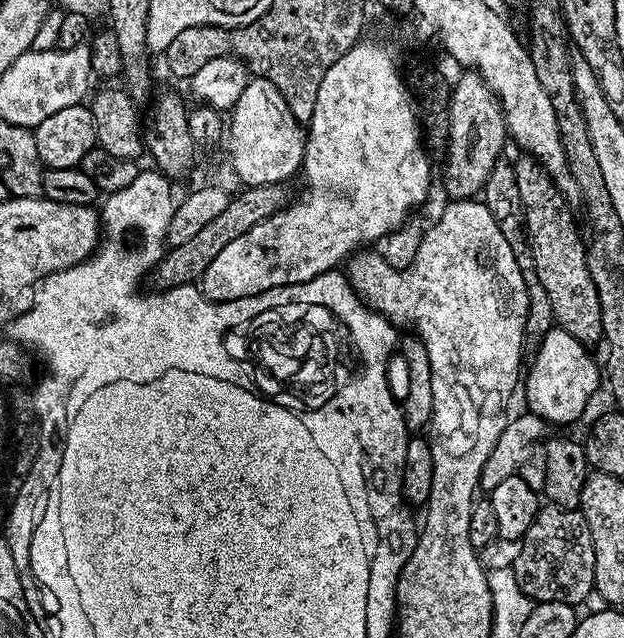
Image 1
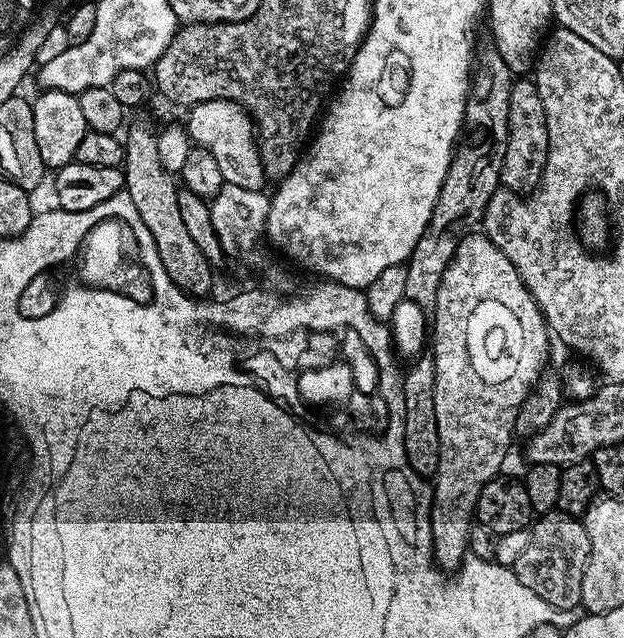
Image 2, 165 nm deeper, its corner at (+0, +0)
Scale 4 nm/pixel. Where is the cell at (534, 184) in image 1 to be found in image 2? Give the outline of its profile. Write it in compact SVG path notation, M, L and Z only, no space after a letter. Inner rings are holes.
M513 79L509 98L509 126L506 134L505 154L502 158L500 184L509 192L529 194L544 176L548 164L548 127L542 98L538 98L535 79Z

